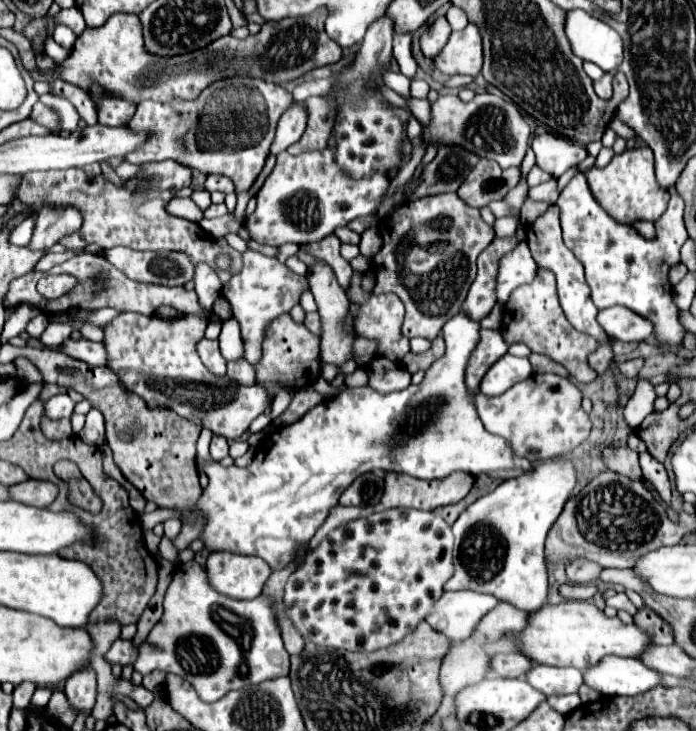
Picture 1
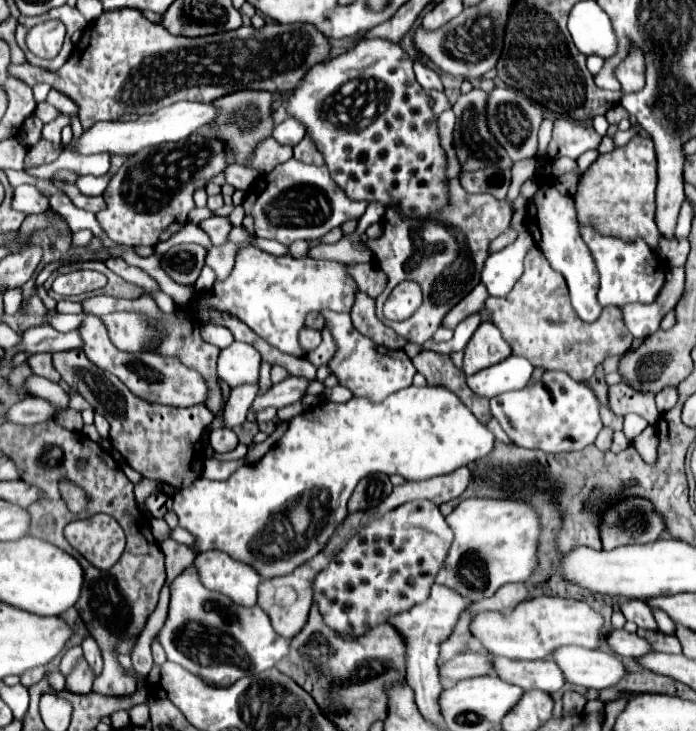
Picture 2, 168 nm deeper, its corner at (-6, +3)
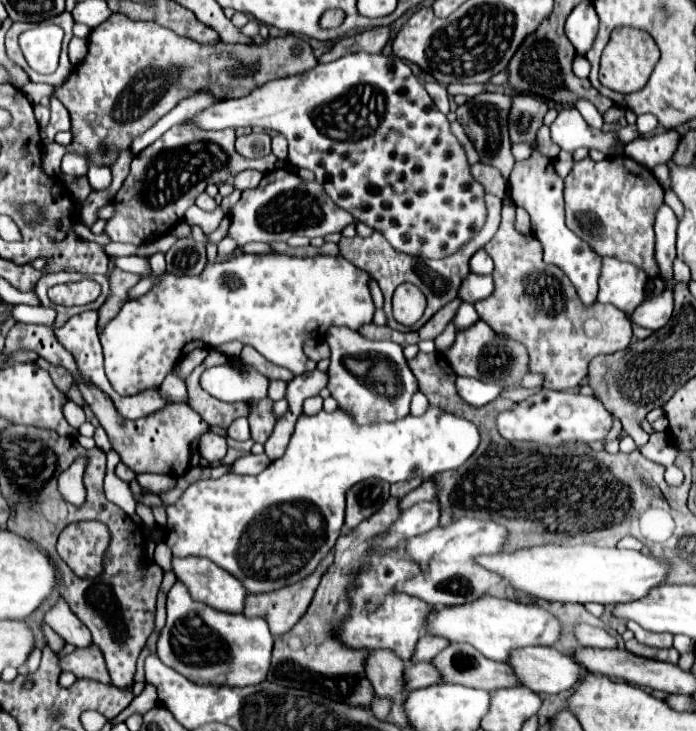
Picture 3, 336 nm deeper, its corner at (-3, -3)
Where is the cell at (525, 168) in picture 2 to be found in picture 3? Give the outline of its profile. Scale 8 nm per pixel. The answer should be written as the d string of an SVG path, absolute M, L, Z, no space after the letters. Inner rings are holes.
M511 198L503 200L503 218L497 234L485 244L487 254L495 262L493 278L495 278L495 292L487 300L475 302L475 310L483 322L487 322L497 334L509 336L521 342L529 354L529 372L543 376L543 388L549 390L573 390L587 378L589 362L599 354L615 354L625 350L631 342L633 330L631 322L625 312L615 308L613 304L599 304L595 302L591 308L583 308L579 298L575 296L575 288L559 268L543 262L543 250L539 240L527 238L519 234L513 226L515 220L515 204Z

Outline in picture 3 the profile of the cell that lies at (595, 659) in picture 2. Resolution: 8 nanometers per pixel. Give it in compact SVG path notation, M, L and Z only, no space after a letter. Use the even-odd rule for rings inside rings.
M521 648L509 664L519 672L523 686L537 694L559 694L573 690L581 680L579 662L555 648Z

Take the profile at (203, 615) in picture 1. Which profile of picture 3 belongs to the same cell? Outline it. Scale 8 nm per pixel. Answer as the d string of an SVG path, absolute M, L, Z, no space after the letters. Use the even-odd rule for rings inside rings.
M179 580L167 594L167 624L159 634L157 656L163 664L195 684L253 686L265 680L271 666L273 636L263 618L229 614L197 602Z

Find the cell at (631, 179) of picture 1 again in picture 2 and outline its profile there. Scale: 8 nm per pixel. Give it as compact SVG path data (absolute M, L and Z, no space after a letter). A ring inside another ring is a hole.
M634 136L626 146L610 154L600 154L578 180L574 206L578 224L594 226L600 234L610 234L622 240L646 240L658 252L660 232L654 222L654 192L656 192L656 152L650 138Z

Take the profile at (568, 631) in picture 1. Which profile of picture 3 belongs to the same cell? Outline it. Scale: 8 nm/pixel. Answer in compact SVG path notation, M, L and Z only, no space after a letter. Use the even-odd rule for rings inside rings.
M483 596L475 604L461 604L461 608L439 608L431 616L427 630L437 636L445 636L449 642L465 642L477 648L483 656L507 662L511 654L527 646L553 646L561 638L561 622L555 614L535 604L521 604L507 598Z

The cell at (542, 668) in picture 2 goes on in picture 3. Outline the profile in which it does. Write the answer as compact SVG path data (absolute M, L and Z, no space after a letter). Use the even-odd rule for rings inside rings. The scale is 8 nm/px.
M449 644L439 656L435 656L433 664L443 672L443 680L451 684L483 688L489 692L521 686L509 664L487 660L469 644Z

